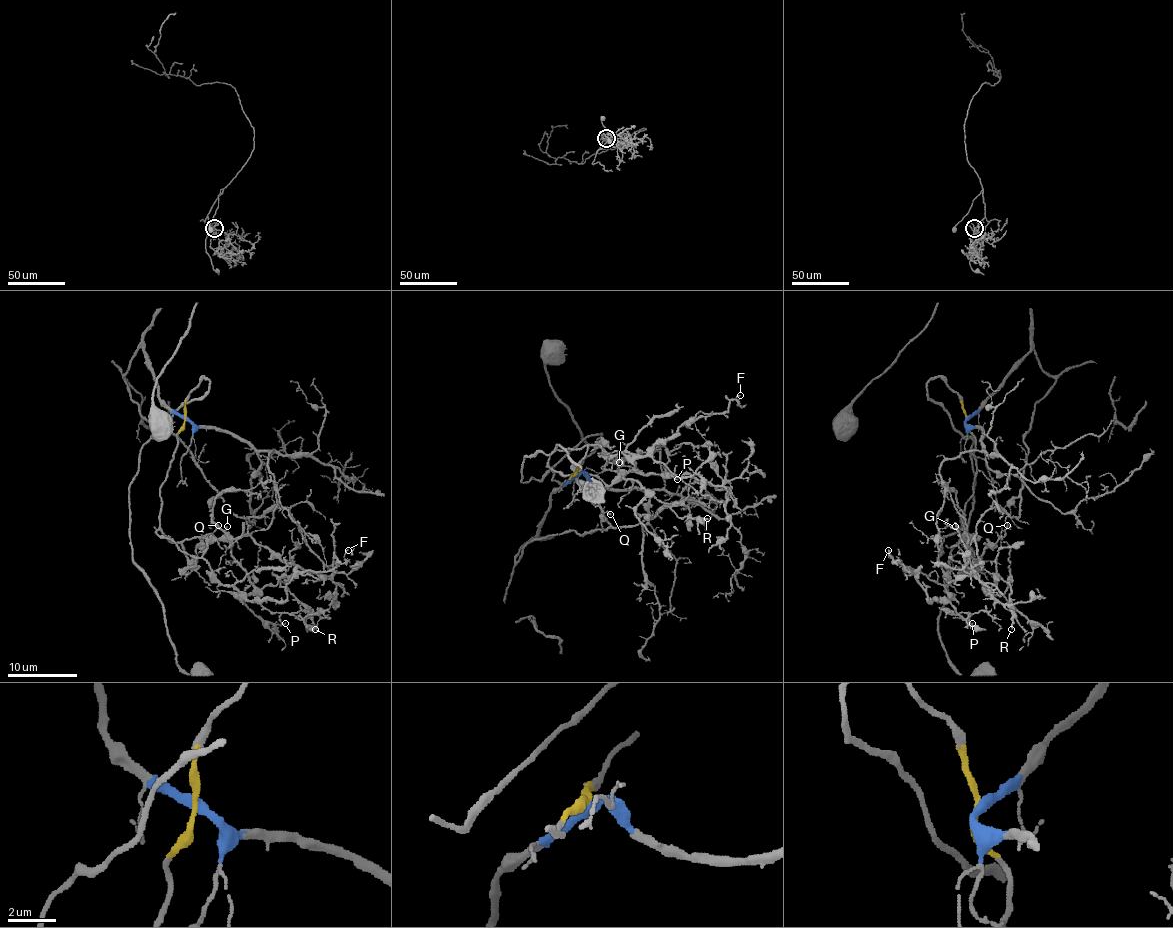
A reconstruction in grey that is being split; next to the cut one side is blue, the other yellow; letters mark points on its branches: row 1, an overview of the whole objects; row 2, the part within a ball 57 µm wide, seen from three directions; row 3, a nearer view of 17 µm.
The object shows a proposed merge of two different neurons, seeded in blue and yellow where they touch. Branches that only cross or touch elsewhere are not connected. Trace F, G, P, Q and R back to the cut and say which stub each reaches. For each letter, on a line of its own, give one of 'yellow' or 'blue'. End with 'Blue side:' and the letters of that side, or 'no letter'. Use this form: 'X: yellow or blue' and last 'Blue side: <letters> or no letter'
F: yellow
G: yellow
P: yellow
Q: yellow
R: yellow
Blue side: no letter

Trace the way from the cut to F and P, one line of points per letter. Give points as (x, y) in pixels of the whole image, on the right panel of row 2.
F: (967, 418), (976, 476), (962, 527), (943, 537), (937, 560), (948, 600), (929, 600), (888, 550)
P: (967, 418), (976, 441), (972, 497), (962, 527), (943, 537), (937, 560), (948, 600), (972, 623)

